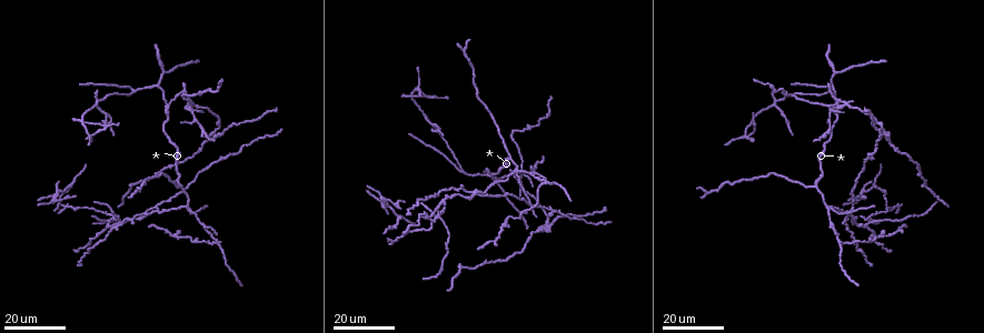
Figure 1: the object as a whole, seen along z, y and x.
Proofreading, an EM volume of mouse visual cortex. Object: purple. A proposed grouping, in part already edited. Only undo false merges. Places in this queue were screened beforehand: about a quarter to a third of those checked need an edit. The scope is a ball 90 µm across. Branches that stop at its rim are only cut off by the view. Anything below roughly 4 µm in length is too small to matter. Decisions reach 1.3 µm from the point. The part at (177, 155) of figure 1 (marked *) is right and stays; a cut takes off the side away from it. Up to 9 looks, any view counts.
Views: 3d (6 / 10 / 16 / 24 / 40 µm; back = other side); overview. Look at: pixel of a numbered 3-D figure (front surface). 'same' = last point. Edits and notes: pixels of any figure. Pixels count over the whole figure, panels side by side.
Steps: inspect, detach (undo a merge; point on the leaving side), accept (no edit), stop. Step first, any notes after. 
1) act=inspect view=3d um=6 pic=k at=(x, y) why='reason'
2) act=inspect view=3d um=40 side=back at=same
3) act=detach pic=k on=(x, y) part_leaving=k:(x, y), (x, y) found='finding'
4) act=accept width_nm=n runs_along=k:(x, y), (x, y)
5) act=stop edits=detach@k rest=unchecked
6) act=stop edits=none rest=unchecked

act=inspect view=3d um=24 pic=1 at=(872, 222) why='looks like a crossing'

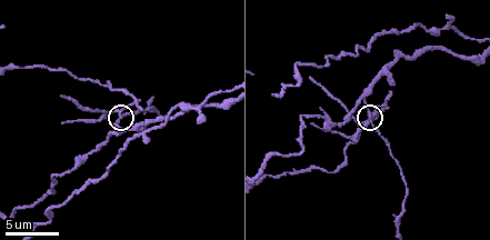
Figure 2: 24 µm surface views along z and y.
act=inspect view=3d um=10 pic=2 at=(121, 108)

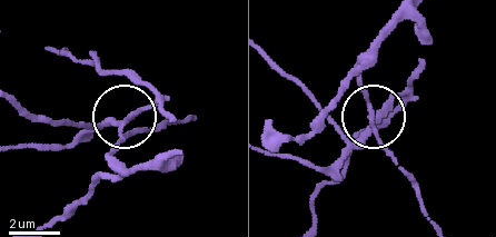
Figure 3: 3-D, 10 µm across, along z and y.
act=detach pic=3 on=(105, 121) part_leaving=3:(372, 118), (402, 95), (320, 188), (315, 220) found='a second neuron is stuck on'

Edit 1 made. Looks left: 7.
act=inspect view=3d um=16 pic=2 at=(323, 117)

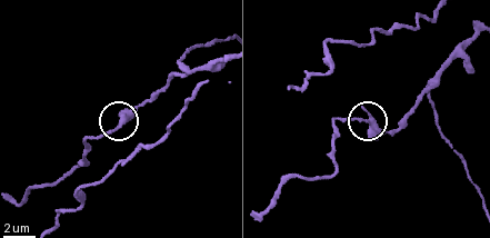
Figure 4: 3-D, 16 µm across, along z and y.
act=accept arms=3 found='continuous, no second neuron'

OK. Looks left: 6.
act=inspect view=3d um=24 pic=1 at=(817, 187)

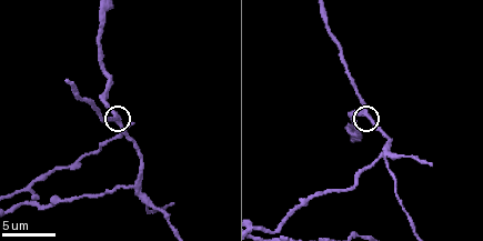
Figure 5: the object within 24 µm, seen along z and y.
act=inspect view=3d um=10 pic=5 at=(366, 114)

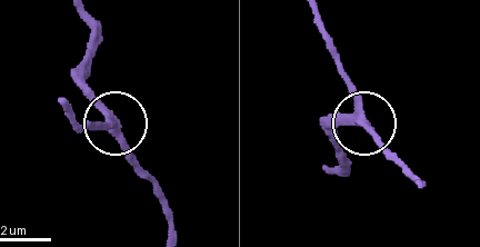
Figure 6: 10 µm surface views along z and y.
act=accept runs_along=6:(324, 167), (337, 162), (337, 129), (362, 116), (339, 67) found='continuous, no second neuron'

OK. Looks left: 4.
act=inspect view=3d um=16 pic=1 at=(149, 215) why='three-way junction'

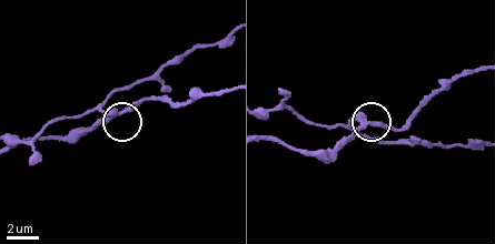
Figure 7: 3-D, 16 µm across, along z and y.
act=inspect view=3d um=10 pic=7 at=(361, 125)

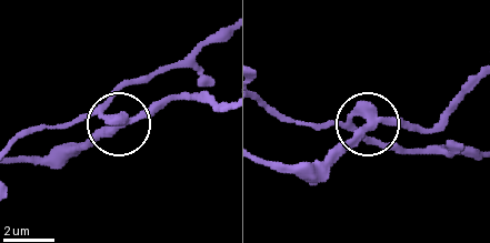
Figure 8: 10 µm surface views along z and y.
act=detach pic=8 on=(82, 118) arms=3 part_leaving=8:(120, 119), (108, 107), (117, 93), (224, 40) found='a second neuron is stuck on'

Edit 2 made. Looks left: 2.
act=stop edits=detach@3,detach@8 rest=unchecked

